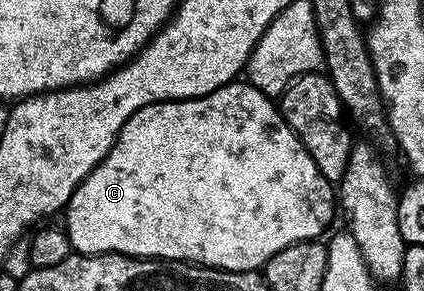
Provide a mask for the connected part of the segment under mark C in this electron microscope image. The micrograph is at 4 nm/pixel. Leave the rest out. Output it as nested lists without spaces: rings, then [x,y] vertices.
[[[236,79],[230,85],[223,85],[217,91],[213,91],[204,97],[191,97],[188,101],[155,101],[151,105],[141,107],[141,111],[137,111],[128,119],[121,127],[119,138],[113,143],[113,147],[109,151],[109,155],[98,167],[86,177],[80,185],[75,188],[74,195],[71,200],[67,202],[65,216],[67,216],[67,225],[65,224],[65,232],[71,241],[72,250],[76,253],[126,253],[129,257],[150,257],[152,259],[162,259],[164,261],[190,261],[197,265],[208,265],[214,269],[224,269],[225,271],[259,271],[266,265],[267,261],[273,256],[281,252],[285,247],[289,247],[298,241],[313,241],[322,238],[324,235],[323,228],[331,221],[331,216],[334,215],[335,209],[337,210],[337,193],[333,188],[332,182],[325,179],[325,175],[321,175],[321,171],[317,167],[317,163],[313,163],[313,159],[309,155],[309,151],[301,143],[301,139],[289,127],[289,123],[283,114],[279,111],[279,106],[268,94],[256,87],[253,83],[247,85],[243,79]]]

